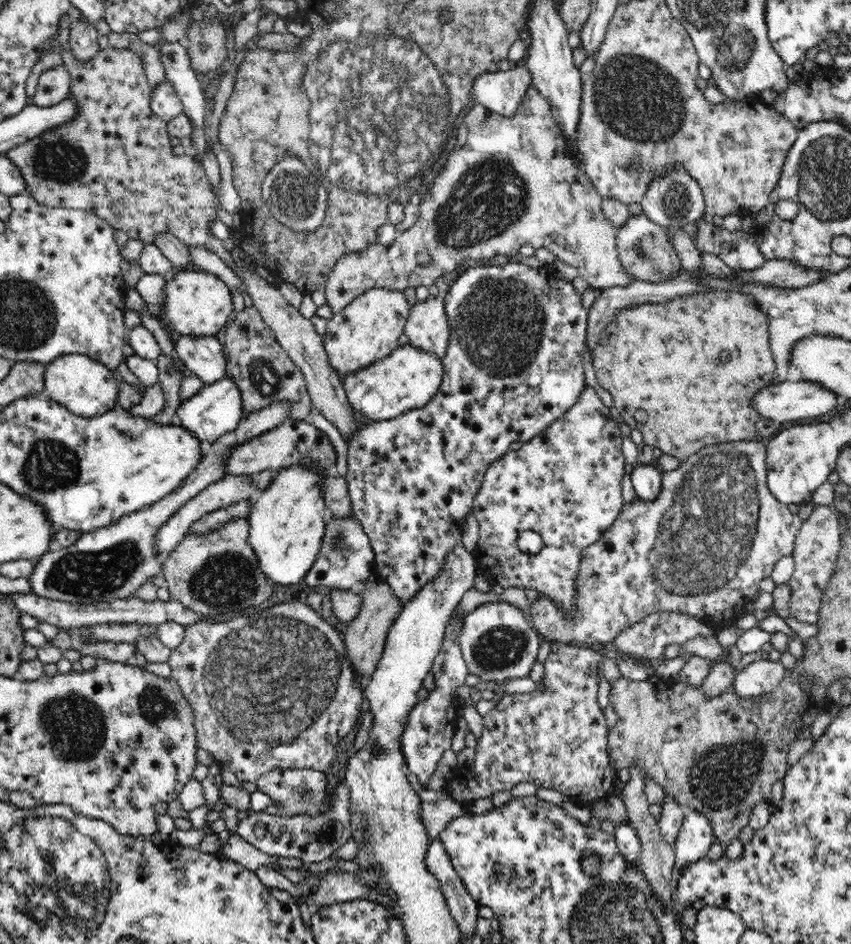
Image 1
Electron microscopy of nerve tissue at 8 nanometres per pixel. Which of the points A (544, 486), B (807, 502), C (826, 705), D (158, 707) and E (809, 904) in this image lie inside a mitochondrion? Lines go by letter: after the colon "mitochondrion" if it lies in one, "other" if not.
A: mitochondrion
B: other
C: other
D: mitochondrion
E: other

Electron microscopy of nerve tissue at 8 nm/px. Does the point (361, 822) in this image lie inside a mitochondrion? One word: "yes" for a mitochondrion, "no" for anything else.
yes

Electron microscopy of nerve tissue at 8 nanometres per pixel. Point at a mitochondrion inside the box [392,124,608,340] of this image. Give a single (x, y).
(490, 197)

